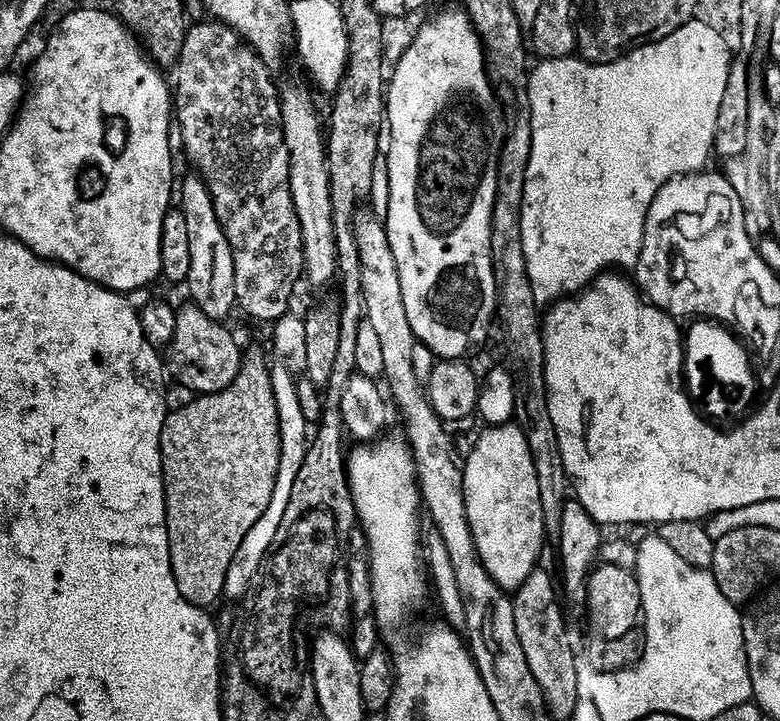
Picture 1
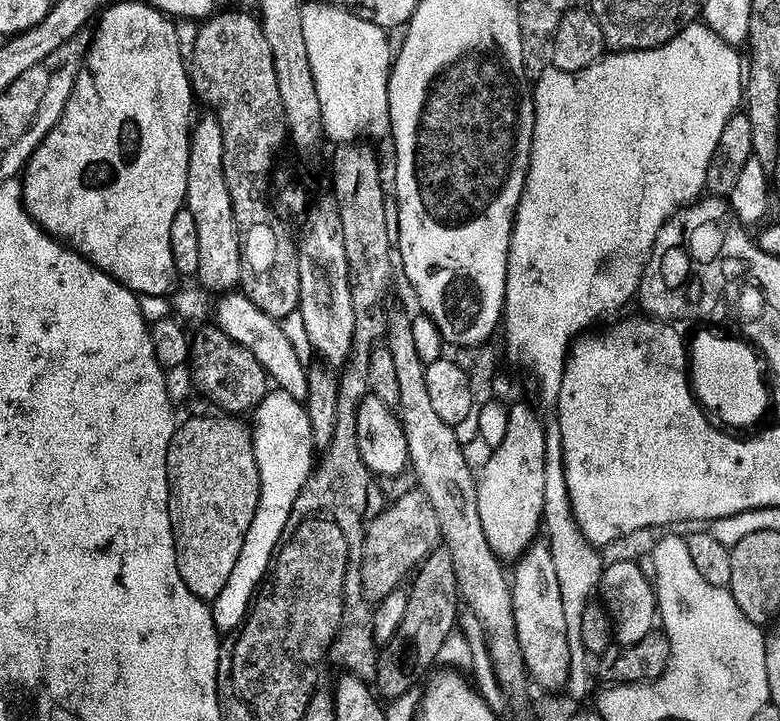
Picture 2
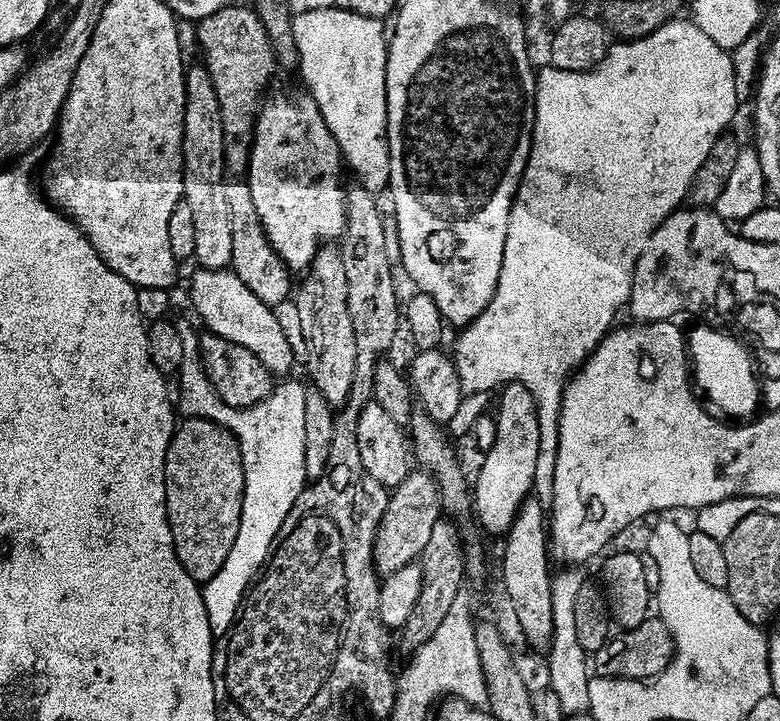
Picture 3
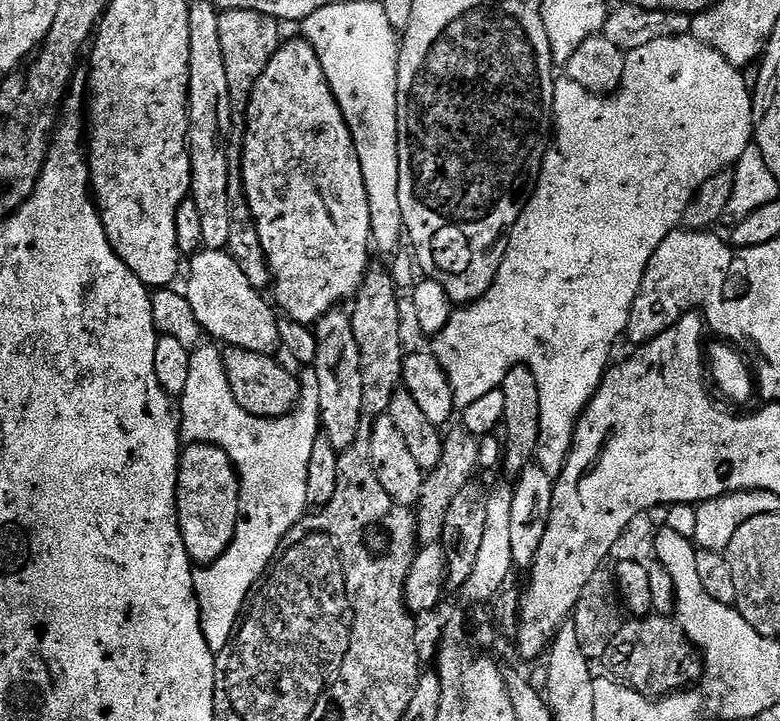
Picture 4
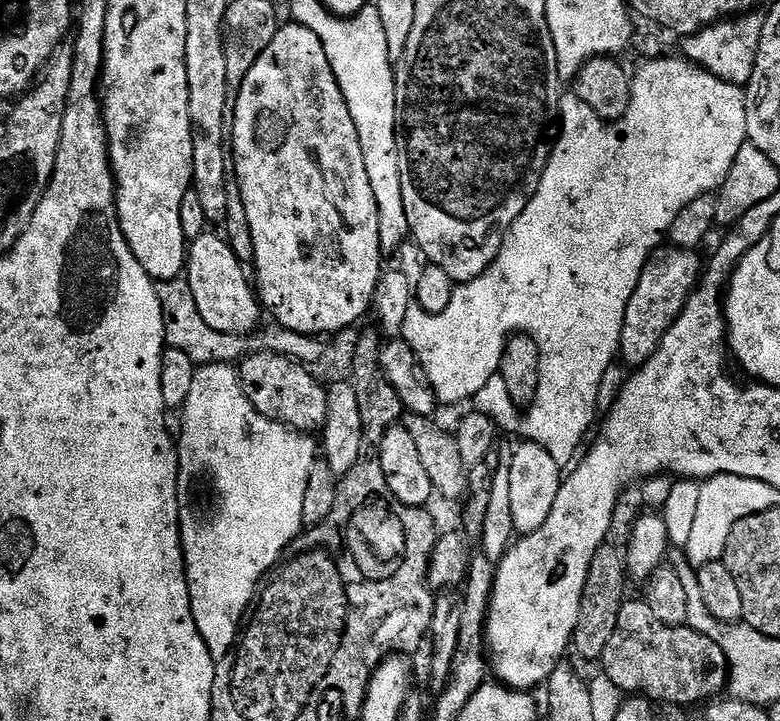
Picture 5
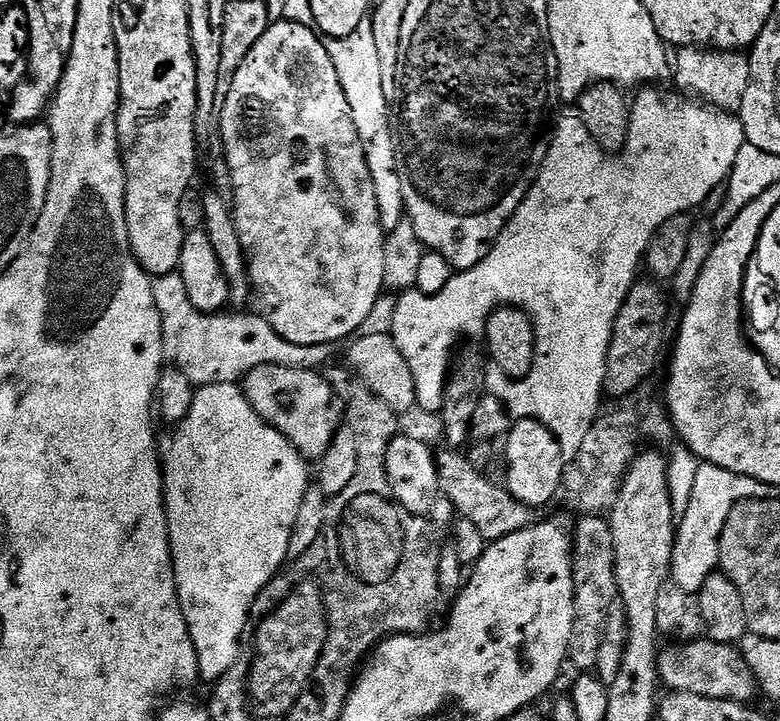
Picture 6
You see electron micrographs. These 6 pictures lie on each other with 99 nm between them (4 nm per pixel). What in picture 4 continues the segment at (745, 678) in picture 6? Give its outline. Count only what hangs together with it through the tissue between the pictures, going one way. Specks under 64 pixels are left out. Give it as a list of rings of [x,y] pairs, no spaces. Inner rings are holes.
[[[649,614],[623,621],[602,664],[612,678],[653,698],[695,685],[703,676],[703,661],[696,657],[694,646],[676,620],[667,615]]]

